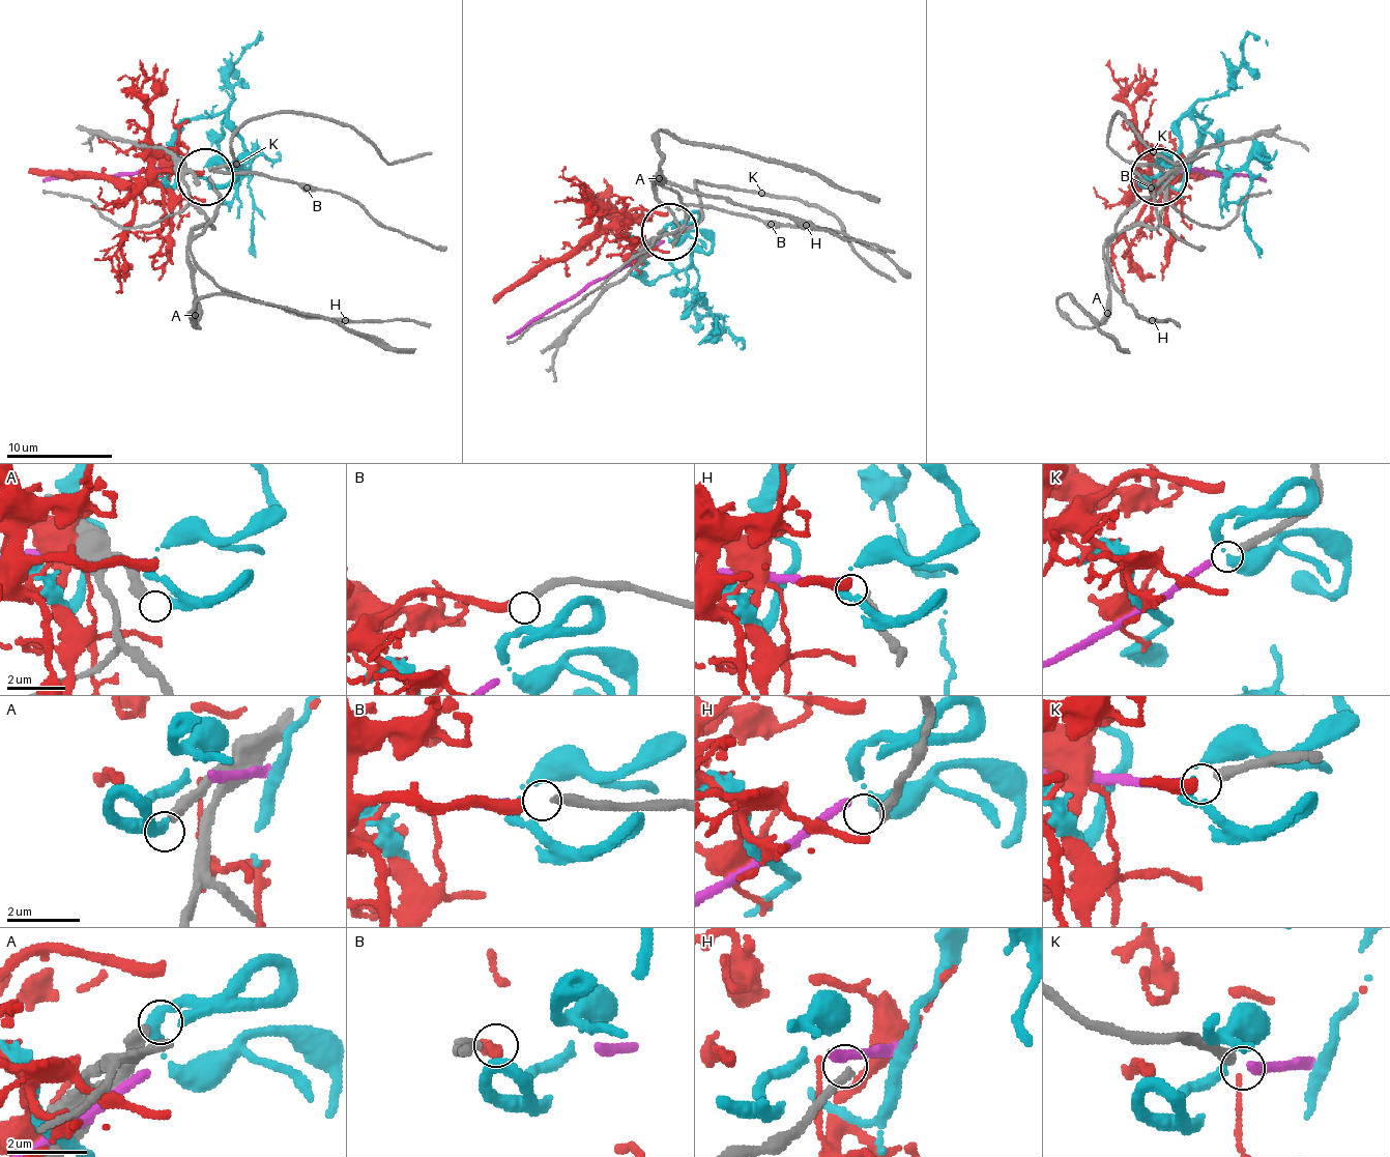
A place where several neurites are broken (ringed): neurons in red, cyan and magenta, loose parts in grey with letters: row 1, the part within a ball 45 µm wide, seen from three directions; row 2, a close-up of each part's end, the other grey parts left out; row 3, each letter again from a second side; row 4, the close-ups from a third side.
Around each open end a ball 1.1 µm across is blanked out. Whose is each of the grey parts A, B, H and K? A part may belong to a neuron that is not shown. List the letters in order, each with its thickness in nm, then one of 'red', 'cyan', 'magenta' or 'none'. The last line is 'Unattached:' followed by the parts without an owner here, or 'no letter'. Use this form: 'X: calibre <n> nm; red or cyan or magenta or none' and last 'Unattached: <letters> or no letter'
A: calibre 340 nm; cyan
B: calibre 260 nm; red
H: calibre 240 nm; none
K: calibre 280 nm; magenta
Unattached: H

